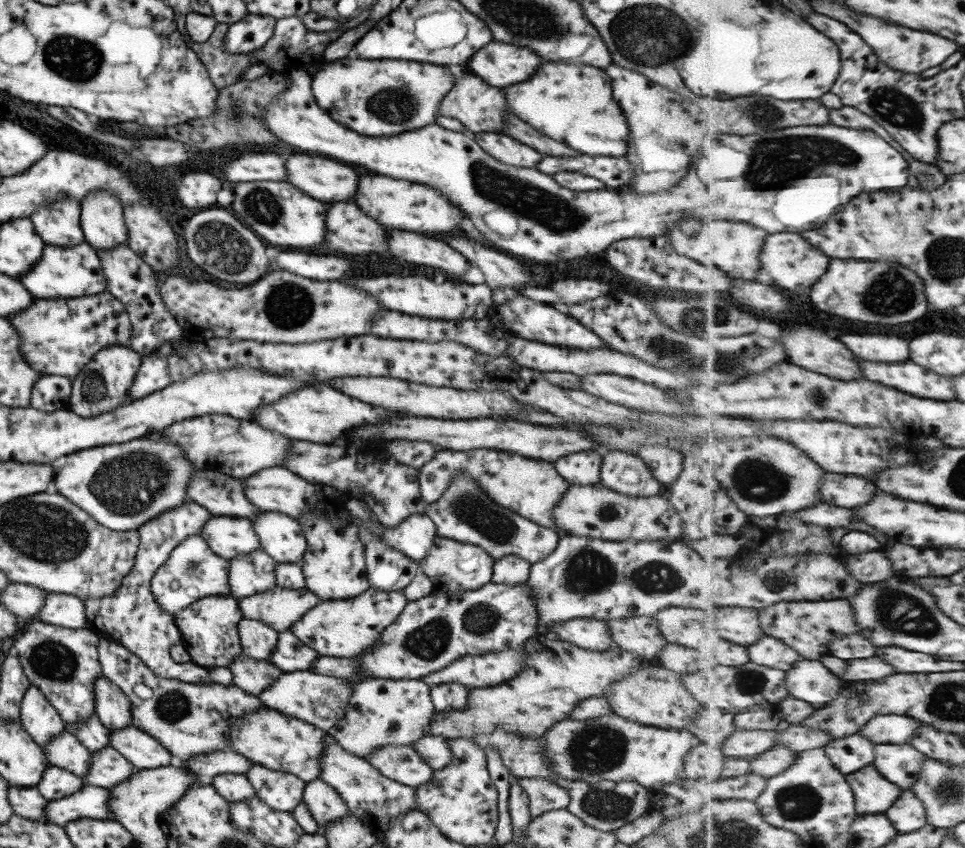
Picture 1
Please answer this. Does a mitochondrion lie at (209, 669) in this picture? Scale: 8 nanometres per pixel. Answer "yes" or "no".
no

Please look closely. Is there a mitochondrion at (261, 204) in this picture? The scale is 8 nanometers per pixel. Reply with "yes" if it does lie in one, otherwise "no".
yes

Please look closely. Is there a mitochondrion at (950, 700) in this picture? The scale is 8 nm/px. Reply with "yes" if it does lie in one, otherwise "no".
yes

